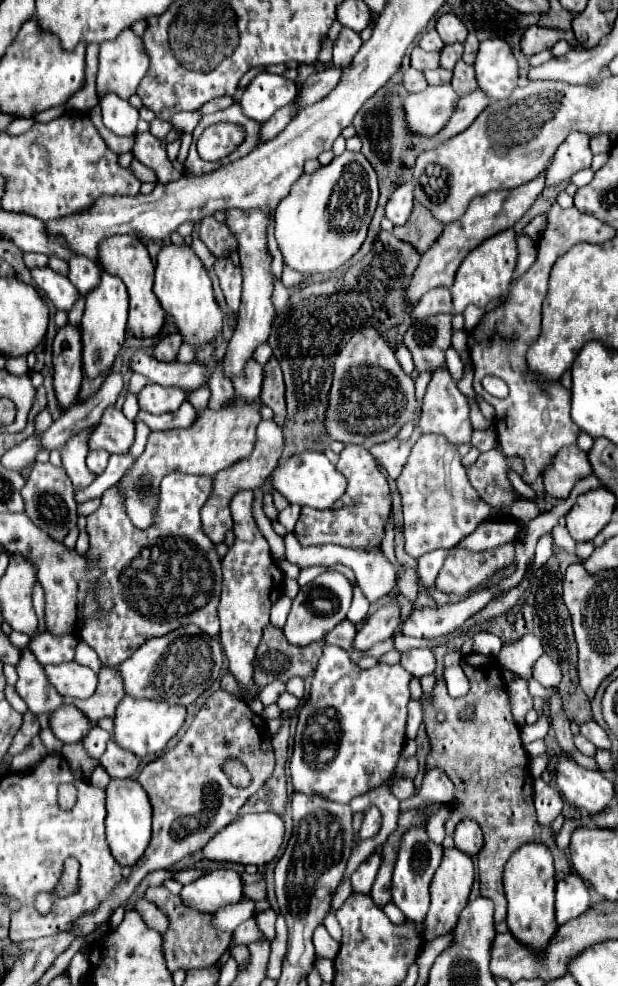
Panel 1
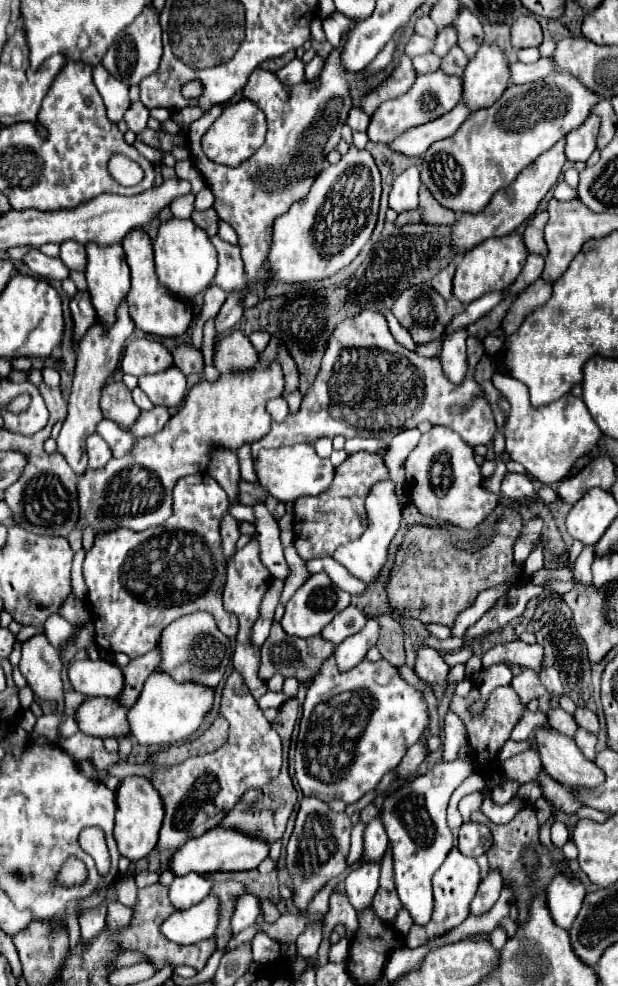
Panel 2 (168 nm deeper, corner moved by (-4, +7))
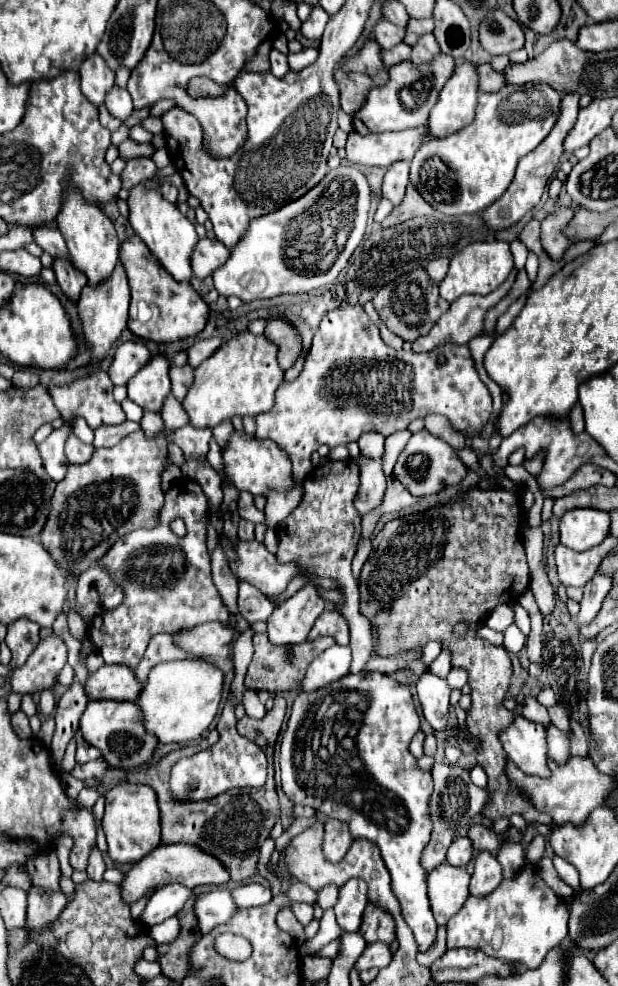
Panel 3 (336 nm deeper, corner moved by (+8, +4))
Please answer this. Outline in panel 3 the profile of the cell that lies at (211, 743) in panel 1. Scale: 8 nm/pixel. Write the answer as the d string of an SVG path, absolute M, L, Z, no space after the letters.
M232 694L228 696L222 714L218 718L216 730L220 732L220 740L208 748L200 750L190 758L182 758L176 762L170 774L170 794L178 802L202 802L210 800L218 794L224 794L232 788L258 788L266 784L266 754L262 746L250 742L246 736L238 734L236 730L238 718L234 716L234 702Z

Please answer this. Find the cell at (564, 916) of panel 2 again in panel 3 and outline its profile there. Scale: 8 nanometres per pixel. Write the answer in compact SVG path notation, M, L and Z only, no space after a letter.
M526 864L514 878L502 880L502 884L484 898L468 898L460 912L448 922L448 948L478 948L488 956L502 958L506 962L518 962L528 968L538 968L546 954L558 946L568 934L568 904L548 888L536 872L534 864Z

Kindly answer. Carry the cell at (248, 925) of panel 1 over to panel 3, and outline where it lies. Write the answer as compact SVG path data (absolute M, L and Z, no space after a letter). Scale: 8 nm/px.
M214 890L202 894L196 900L196 916L198 916L200 932L208 934L214 926L228 922L234 916L234 910L238 910L238 906L230 890Z

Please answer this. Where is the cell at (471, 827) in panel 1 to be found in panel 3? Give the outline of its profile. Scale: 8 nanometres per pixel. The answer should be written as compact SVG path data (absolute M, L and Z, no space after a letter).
M454 838L446 854L446 862L452 866L466 866L472 860L472 842L470 838Z

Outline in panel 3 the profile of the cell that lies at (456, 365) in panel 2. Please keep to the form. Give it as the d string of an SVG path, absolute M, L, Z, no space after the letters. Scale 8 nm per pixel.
M512 270L510 278L508 278L498 290L490 292L488 296L462 296L462 298L458 298L456 302L452 302L452 304L450 304L450 310L448 310L448 312L446 312L446 314L432 326L432 330L430 330L426 336L422 336L422 338L418 338L418 340L412 342L412 350L414 350L414 352L430 352L434 346L442 346L442 342L468 344L474 336L480 336L486 310L492 308L492 306L496 306L498 300L504 298L504 296L508 294L508 290L512 288L514 276L516 276L516 270Z

